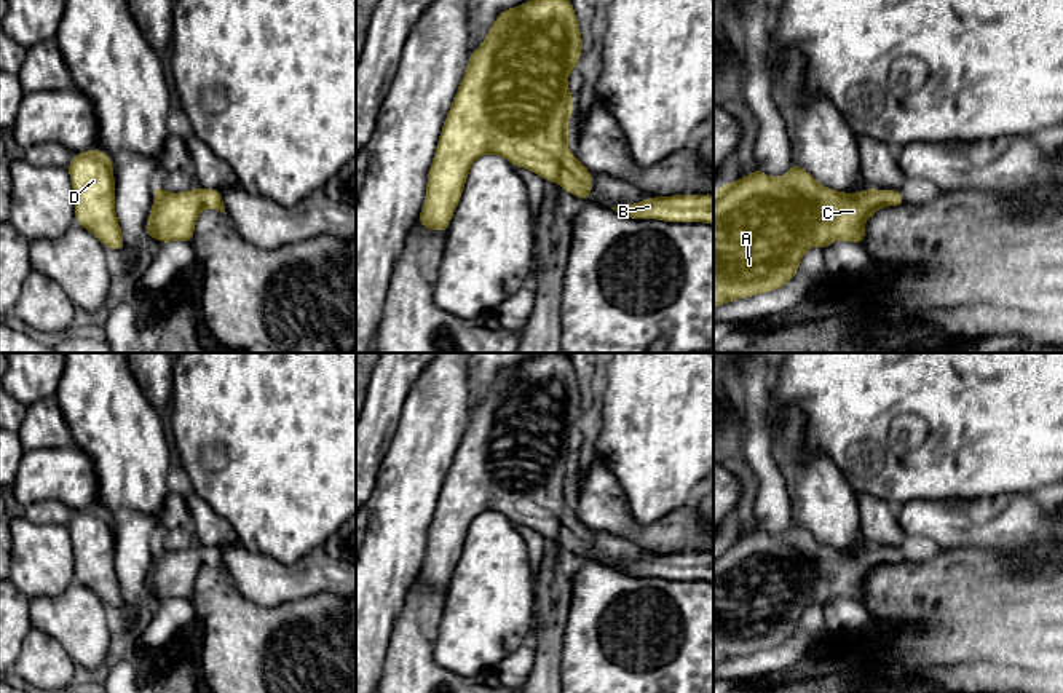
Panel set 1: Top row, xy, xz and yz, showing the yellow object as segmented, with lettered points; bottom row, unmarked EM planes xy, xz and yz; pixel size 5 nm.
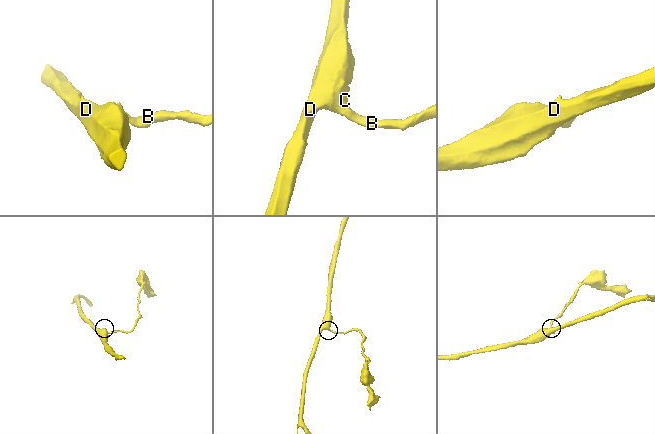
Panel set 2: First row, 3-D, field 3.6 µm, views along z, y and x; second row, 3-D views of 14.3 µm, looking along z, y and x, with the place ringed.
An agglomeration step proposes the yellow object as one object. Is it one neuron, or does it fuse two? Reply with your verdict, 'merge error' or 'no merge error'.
no merge error

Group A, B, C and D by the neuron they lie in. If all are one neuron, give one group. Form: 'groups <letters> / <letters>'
groups A B C D

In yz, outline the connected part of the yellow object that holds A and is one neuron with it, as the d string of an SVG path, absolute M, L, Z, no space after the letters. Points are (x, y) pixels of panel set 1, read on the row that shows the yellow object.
M795 163L787 174L777 179L753 169L747 177L720 187L713 193L713 308L785 286L800 270L800 260L811 246L825 251L835 240L862 244L867 236L863 225L873 212L884 206L903 204L900 190L835 192L817 184L808 171Z

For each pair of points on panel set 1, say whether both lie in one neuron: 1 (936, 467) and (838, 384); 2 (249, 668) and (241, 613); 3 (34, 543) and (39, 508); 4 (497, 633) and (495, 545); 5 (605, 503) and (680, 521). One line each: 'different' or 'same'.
1: same
2: same
3: different
4: same
5: same

